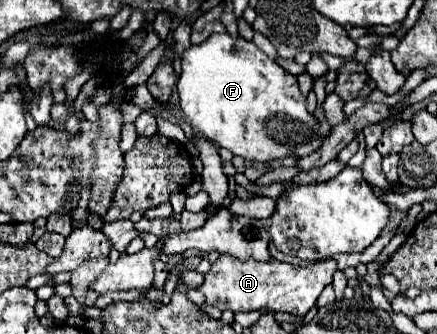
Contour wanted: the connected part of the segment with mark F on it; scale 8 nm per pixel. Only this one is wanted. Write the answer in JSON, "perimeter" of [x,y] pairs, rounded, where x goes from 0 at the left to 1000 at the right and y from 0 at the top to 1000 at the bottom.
{"perimeter":[[[519,96],[483,102],[469,126],[432,138],[419,156],[405,275],[414,335],[455,407],[565,479],[616,485],[629,473],[648,473],[657,461],[703,467],[735,431],[721,347],[703,335],[703,305],[680,257],[680,234],[648,210],[634,186],[616,180],[579,126],[551,108],[533,114]]]}

